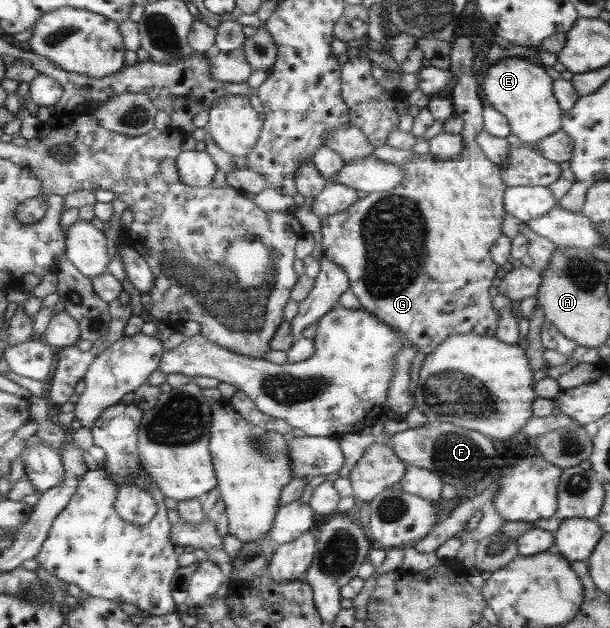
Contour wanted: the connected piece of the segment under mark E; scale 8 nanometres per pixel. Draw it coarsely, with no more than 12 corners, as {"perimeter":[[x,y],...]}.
{"perimeter":[[499,58],[483,99],[530,146],[560,129],[542,65]]}

